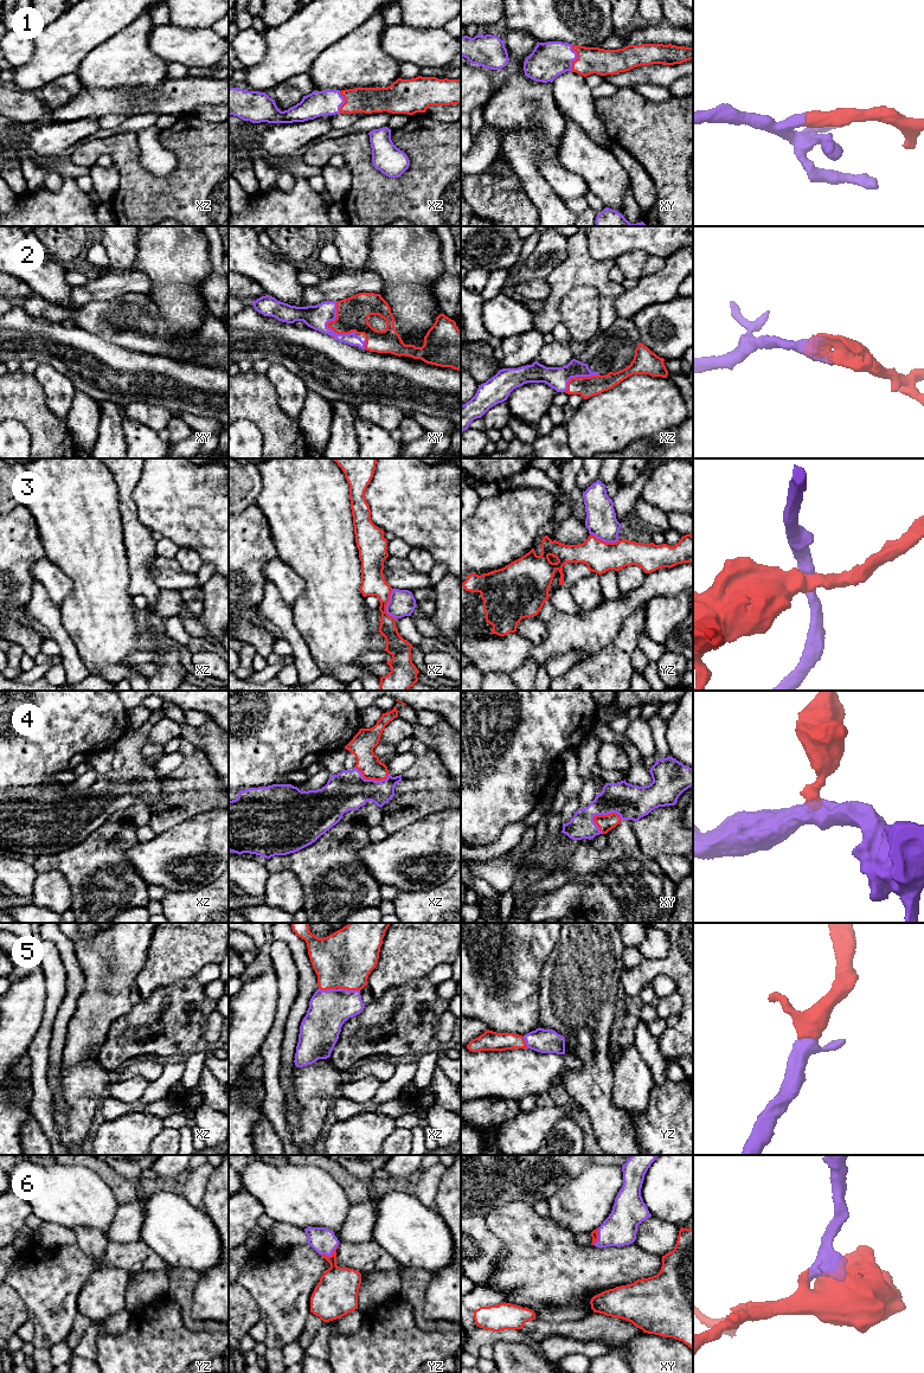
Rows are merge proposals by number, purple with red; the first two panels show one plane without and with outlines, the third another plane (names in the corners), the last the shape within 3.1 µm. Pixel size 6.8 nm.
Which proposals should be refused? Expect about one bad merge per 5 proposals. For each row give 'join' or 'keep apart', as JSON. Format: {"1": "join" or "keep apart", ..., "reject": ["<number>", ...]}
{"1": "join", "2": "join", "3": "keep apart", "4": "join", "5": "join", "6": "join", "reject": ["3"]}

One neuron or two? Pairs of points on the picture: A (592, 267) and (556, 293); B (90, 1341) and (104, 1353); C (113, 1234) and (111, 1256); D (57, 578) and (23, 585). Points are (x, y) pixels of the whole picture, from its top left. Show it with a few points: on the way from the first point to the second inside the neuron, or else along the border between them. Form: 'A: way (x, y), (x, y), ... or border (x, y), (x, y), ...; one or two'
A: way (583, 270), (578, 270), (565, 283); one
B: border (121, 1333), (102, 1333), (97, 1339), (95, 1358); two
C: border (139, 1239), (132, 1243), (108, 1242); two
D: border (45, 556), (32, 564), (31, 576), (33, 579); two

